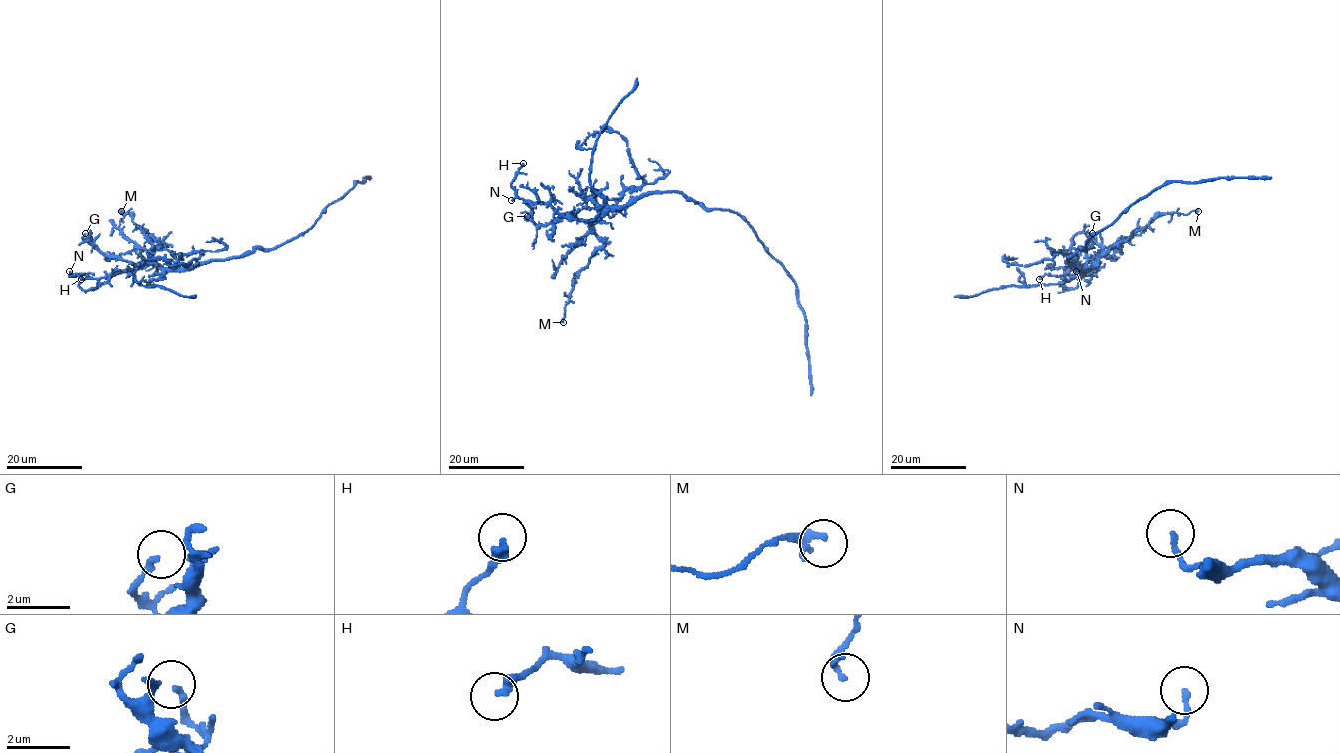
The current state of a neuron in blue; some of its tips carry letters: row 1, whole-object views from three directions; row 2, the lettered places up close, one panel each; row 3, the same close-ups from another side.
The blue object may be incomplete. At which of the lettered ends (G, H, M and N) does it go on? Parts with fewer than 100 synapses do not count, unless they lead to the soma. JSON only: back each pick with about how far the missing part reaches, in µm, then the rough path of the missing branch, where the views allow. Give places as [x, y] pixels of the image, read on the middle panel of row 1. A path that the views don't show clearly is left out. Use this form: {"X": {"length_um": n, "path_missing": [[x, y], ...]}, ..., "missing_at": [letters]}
{"missing_at": []}

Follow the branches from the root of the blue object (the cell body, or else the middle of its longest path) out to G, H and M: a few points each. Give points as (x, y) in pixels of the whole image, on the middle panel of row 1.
G: (701, 205), (668, 191), (641, 195), (586, 220), (564, 214), (537, 226), (527, 216)
H: (701, 205), (678, 192), (657, 192), (577, 220), (517, 195), (511, 182), (523, 163)
M: (701, 205), (668, 191), (608, 207), (593, 222), (603, 244), (574, 274), (563, 322)

